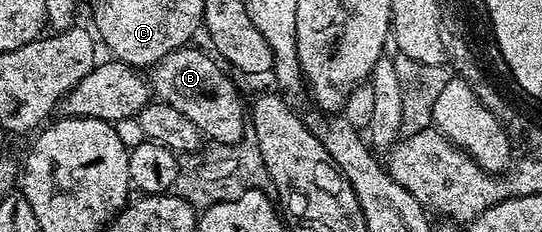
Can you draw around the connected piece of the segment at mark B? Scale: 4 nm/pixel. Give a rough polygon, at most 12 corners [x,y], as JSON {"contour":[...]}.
{"contour":[[180,47],[150,67],[159,102],[205,138],[239,143],[246,103],[211,54]]}

